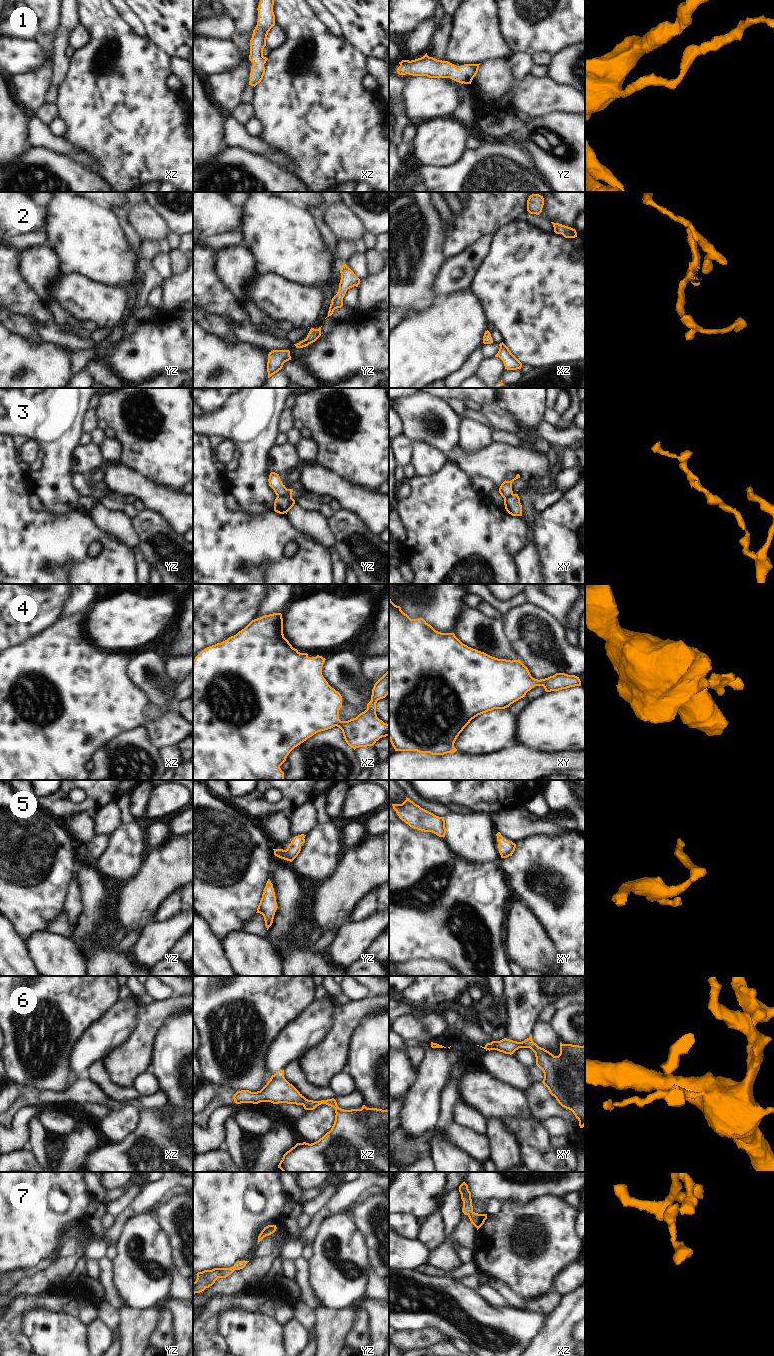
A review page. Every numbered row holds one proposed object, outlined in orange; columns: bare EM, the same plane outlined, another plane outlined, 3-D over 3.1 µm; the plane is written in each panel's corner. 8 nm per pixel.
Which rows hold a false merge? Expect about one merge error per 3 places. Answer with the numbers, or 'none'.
3

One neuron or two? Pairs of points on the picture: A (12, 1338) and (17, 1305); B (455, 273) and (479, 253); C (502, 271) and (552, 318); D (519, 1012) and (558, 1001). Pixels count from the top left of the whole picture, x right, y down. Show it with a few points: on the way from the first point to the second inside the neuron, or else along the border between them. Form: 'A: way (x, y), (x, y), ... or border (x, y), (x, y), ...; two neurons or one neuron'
A: way (12, 1330), (13, 1313); one neuron
B: way (460, 267), (465, 266), (474, 259); one neuron
C: way (520, 283), (550, 292), (553, 300); one neuron
D: way (529, 1002), (532, 999), (548, 999); one neuron

